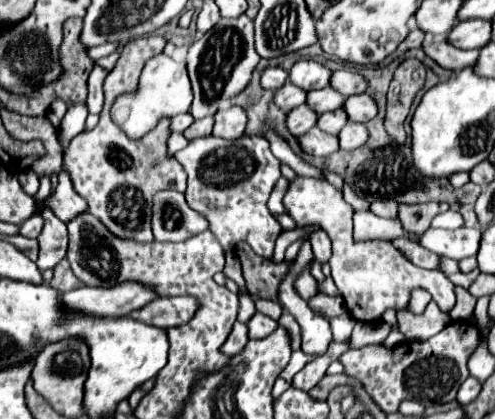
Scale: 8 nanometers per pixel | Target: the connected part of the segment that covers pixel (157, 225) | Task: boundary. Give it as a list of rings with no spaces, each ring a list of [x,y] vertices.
[[[157,191],[153,197],[151,227],[157,241],[185,241],[209,227],[207,219],[193,211],[183,193]]]

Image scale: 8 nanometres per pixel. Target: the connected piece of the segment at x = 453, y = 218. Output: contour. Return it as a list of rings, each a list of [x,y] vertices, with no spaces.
[[[449,209],[449,211],[433,217],[431,227],[435,227],[435,229],[459,229],[459,227],[463,227],[463,217],[461,217],[461,213]]]

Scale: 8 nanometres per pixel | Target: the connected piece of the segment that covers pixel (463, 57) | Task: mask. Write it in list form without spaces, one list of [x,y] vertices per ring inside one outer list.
[[[437,41],[437,43],[433,43],[433,45],[429,45],[429,47],[425,47],[425,53],[433,59],[433,61],[437,61],[441,67],[445,67],[445,69],[465,69],[465,67],[469,67],[469,65],[473,65],[475,61],[477,61],[477,57],[479,57],[479,51],[477,49],[473,49],[473,51],[463,51],[463,49],[457,49],[457,47],[453,47],[451,43],[447,43],[447,41]]]

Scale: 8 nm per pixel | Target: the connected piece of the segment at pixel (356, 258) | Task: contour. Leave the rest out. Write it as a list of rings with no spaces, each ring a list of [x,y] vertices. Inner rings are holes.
[[[299,177],[291,181],[289,191],[283,199],[289,215],[295,219],[296,227],[317,223],[327,231],[333,241],[333,255],[329,259],[331,277],[345,299],[345,307],[349,315],[363,323],[379,321],[387,307],[405,309],[409,301],[409,293],[417,287],[429,291],[433,301],[441,307],[441,311],[449,311],[455,305],[453,283],[441,275],[439,271],[421,269],[413,265],[401,251],[397,251],[391,241],[353,241],[353,207],[345,203],[343,195],[327,181],[317,181],[309,177]]]

